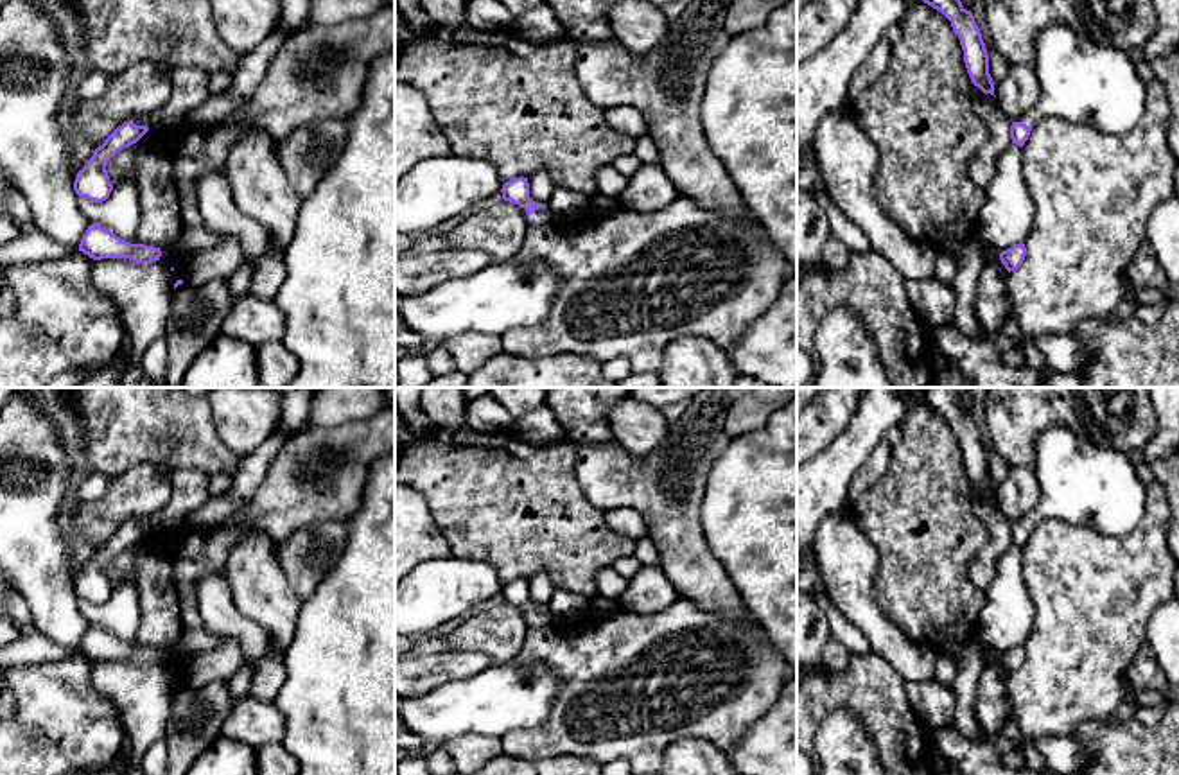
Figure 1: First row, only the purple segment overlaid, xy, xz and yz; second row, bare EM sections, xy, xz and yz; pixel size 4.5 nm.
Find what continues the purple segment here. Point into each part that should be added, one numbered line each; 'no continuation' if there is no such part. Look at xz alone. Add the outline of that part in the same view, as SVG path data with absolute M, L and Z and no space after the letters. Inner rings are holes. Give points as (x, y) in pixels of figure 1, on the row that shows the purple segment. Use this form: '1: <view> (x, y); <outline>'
1: xz (541, 217); M538 208L529 215L529 226L535 226L535 228L547 228L551 221L553 217L547 208Z

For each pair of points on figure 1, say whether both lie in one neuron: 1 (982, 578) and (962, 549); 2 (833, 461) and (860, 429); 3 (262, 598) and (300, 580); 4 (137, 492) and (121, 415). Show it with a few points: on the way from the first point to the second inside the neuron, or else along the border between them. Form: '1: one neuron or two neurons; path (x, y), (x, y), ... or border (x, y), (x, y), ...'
1: two neurons; border (980, 519), (987, 530), (987, 544), (969, 564)
2: one neuron; path (840, 454), (858, 436)
3: two neurons; border (273, 546), (279, 567), (289, 587), (302, 600)
4: two neurons; border (153, 460), (142, 460), (113, 479)

